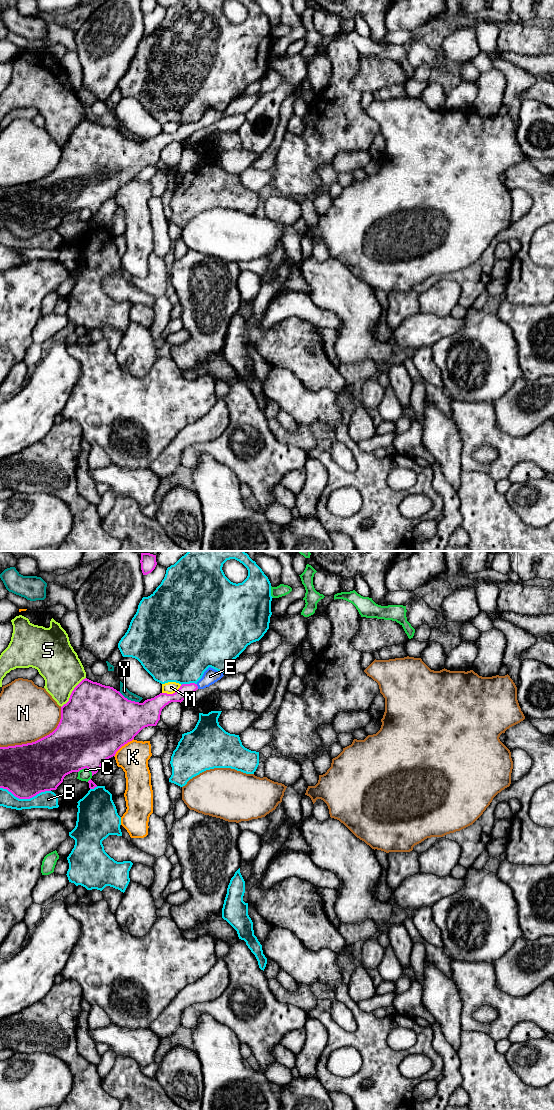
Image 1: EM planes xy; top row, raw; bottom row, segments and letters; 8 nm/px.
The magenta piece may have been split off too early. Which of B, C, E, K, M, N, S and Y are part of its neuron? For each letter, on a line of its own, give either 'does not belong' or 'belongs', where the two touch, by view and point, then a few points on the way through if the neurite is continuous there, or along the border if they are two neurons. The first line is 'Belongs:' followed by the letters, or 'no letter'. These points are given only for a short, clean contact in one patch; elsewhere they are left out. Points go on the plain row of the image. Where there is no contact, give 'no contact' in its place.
Belongs: E
B: does not belong | xy (25, 238)
C: does not belong | xy (86, 207)
E: belongs | xy (197, 126) | across xy (185, 130), (197, 126), (210, 116)
K: does not belong | xy (122, 185)
M: does not belong | xy (171, 134)
N: does not belong | xy (39, 179)
S: does not belong | xy (72, 132)
Y: does not belong | xy (127, 139)

